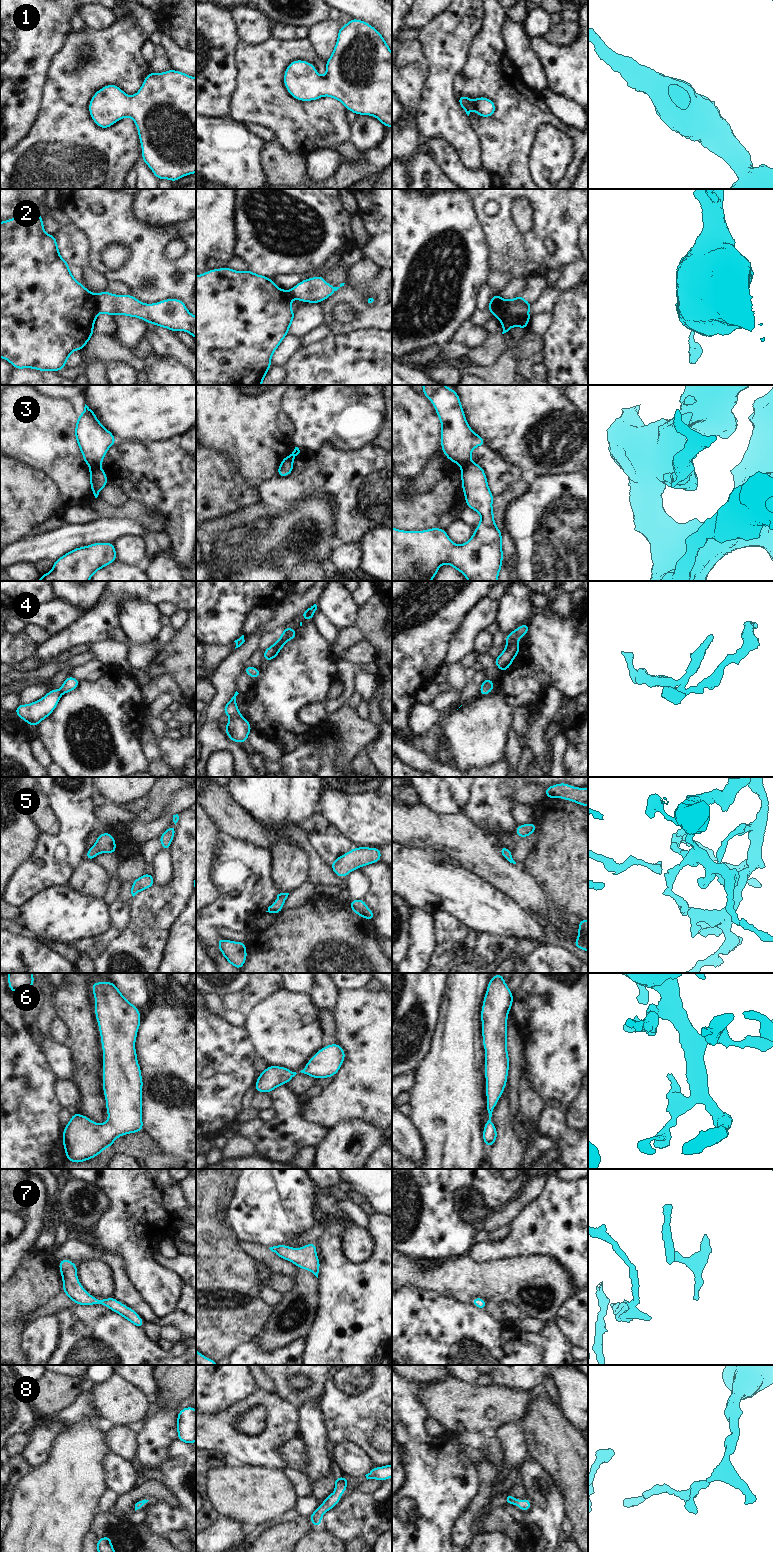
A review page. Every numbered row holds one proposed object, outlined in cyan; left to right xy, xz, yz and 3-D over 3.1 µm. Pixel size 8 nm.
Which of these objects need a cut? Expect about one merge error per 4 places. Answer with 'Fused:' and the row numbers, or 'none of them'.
Fused: 2, 3

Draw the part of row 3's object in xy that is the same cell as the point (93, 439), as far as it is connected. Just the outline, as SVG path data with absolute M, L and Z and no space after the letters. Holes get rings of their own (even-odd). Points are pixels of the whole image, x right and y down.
M86 404L83 413L77 417L74 433L83 460L89 467L100 467L106 452L117 441Z

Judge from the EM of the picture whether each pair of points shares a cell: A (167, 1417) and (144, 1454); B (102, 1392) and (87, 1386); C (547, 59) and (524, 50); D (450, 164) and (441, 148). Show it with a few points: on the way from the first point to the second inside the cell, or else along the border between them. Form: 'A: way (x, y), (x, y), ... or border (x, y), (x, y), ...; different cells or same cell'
A: way (160, 1426), (153, 1437), (152, 1445); same cell
B: border (94, 1385), (89, 1394); different cells
C: border (530, 39), (530, 45), (546, 77); different cells
D: way (448, 160), (441, 152); same cell

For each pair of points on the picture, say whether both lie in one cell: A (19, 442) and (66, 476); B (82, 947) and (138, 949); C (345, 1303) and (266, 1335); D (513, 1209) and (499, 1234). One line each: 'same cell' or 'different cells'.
A: same cell
B: different cells
C: different cells
D: different cells

